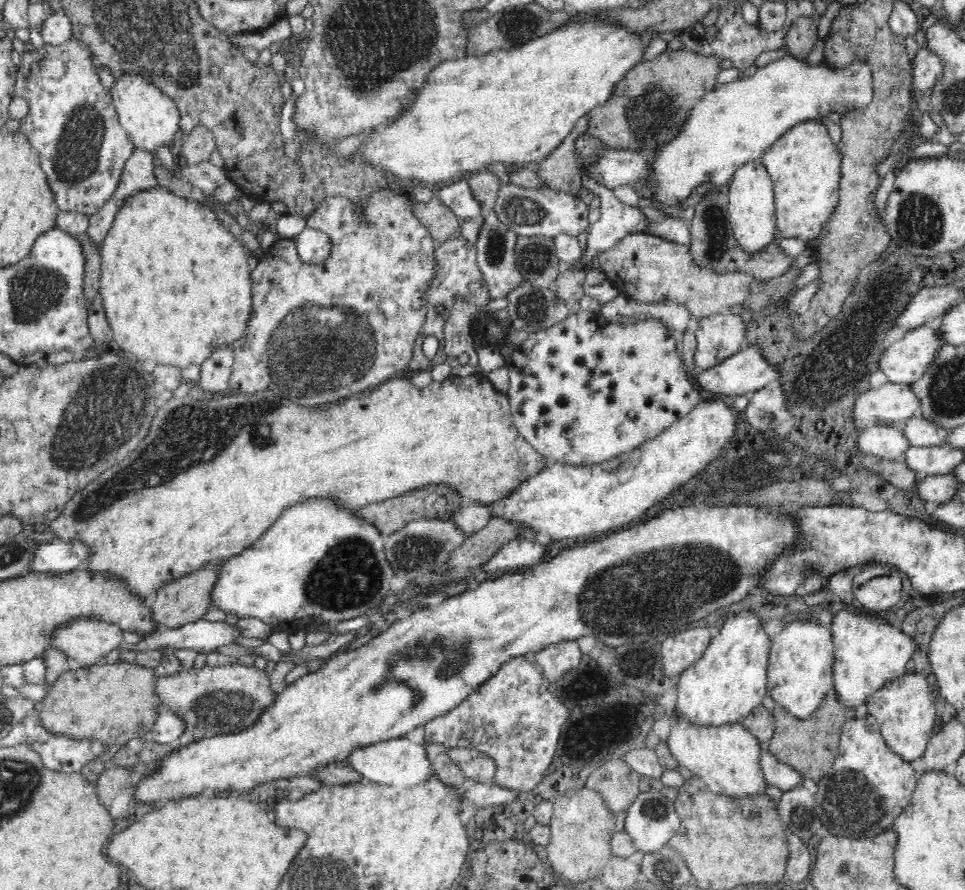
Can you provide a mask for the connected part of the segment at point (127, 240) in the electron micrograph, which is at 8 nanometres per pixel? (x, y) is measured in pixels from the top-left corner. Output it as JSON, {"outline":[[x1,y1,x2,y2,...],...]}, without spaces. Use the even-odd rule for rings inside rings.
{"outline":[[159,185,133,192,118,208,106,233,106,238,100,246,99,255,101,263,98,294,113,332,113,348,139,360,154,361,158,366,176,365,184,369,191,364,201,365,210,356,216,345,233,344,238,337,242,338,245,335,247,330,245,322,251,311,252,278,250,274,252,269,248,265,250,253,248,248,242,246,232,232,222,225,222,221,216,218,209,202,202,204,198,200,180,198,170,192,168,188]]}

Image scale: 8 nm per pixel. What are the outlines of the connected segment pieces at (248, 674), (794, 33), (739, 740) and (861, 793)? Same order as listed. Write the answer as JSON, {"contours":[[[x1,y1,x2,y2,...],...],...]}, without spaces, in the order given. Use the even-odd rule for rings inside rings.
{"contours":[[[226,663,224,665,216,665,215,667,204,666,202,668,192,668,188,669,185,672,180,672,180,674,174,674,174,676,164,676,159,677,159,684,157,685,157,692,160,695,160,699,162,699,163,705,168,705,176,715,180,715,184,721,186,721,188,727,188,736,184,736,184,744,192,744,193,741,204,740,205,737,214,737,214,736,228,736,228,734,236,734,238,732,242,732,246,730,246,728,251,728,258,722,258,718,276,702,276,692,274,692,274,688,272,688,272,676,270,676,270,672,265,668,256,668,256,666,246,666,246,664,236,663],[197,726,199,728,203,728,204,732,193,732,192,729]],[[798,16,786,36,786,50,790,55,809,58,811,48,818,40,818,17]],[[673,711,670,716,668,748,679,764,702,777,712,792,740,798,750,793,764,793,766,782,759,769,759,740,740,723,704,725]],[[866,715,845,721,840,736,839,752,835,763,814,787,814,812,831,834,851,839,876,836,880,831,891,828,895,818,910,804,917,785,916,772,910,763,903,760,887,744,882,736,876,717]]]}

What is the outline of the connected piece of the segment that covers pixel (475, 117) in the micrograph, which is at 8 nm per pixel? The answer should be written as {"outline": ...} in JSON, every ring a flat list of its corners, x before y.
{"outline":[[609,10,604,11,591,11,580,13,576,12,577,15,568,19,565,23,558,25,555,29,550,32,544,33,542,36,526,40,523,45,502,48,492,50,485,55,479,56,464,56,456,60,446,60,443,63,438,64,436,68,432,70,432,74,428,76,428,82,424,84,424,88,420,90,420,94,416,96,416,102,410,106,410,110,398,118,394,124,390,125,390,128,382,134,372,134,372,138,368,140,366,148,360,150,360,156,364,160,371,160,380,168,386,168,386,170,392,170,394,174,398,176,404,176,404,178,415,178,415,183,420,184,420,180,424,180,424,185,431,184,431,188,436,183,452,180,453,178,462,175,463,178,469,174,488,167,492,163,502,163,503,165,508,164,524,164,529,162,540,162,543,157,548,156,552,153,560,144,570,135,576,122,587,116,590,111,594,108,602,106,602,104,608,102,608,98,612,96,614,88,620,80,624,80,624,76,628,76,628,72,638,66,640,62,644,62,644,56,646,56,646,50,648,46,658,38,658,31,652,29,644,29,643,31,632,31,632,29,626,29,618,19,608,19]]}

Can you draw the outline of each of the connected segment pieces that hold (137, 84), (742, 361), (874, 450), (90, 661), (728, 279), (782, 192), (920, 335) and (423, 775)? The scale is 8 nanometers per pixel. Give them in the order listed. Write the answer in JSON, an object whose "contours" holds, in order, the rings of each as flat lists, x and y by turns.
{"contours":[[[122,73,116,76,111,96,120,123,128,131,129,138,136,148,142,148,151,154,155,154,158,147,166,147,176,153,175,149,180,141,178,134,180,117,174,99,171,99,150,79,136,73]],[[750,343,746,350,739,350,736,354,725,358,720,364,705,371,699,371,696,379,700,381,700,387,704,392,733,399,736,395,749,396,772,382,780,382,780,376,782,376,780,365,770,363,760,343]],[[906,422,866,428,856,442,856,450,863,455,878,455,884,459,903,458,912,447,905,428]],[[78,618,56,630,50,649,62,650,81,667,105,665,104,655,124,645,123,631,112,622]],[[634,233,617,240,611,247,596,256,597,264,607,275,608,281,619,293,639,301,678,301,690,311,694,318,706,318,724,313,734,304,746,302,749,284,754,280,748,272,724,271,722,273,710,266,698,265,690,247,680,245,662,237,648,233]],[[819,120,796,124,774,142,760,161,772,182,776,228,780,238,798,238,804,243,822,233,839,208,842,156,828,128]],[[931,324,914,327,885,349,880,358,880,370,888,381,912,384,924,376,940,348,947,345,940,327]],[[405,736,355,748,346,756,345,761,367,782,381,783,382,786,411,786,426,780,433,772,423,745,416,744]]]}

